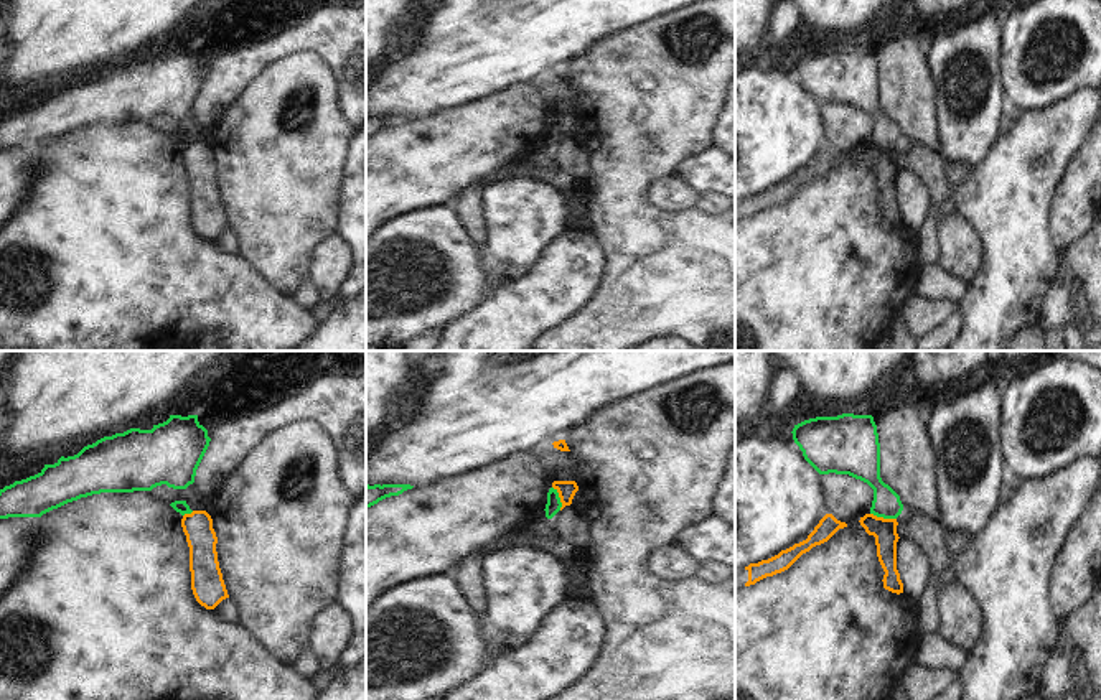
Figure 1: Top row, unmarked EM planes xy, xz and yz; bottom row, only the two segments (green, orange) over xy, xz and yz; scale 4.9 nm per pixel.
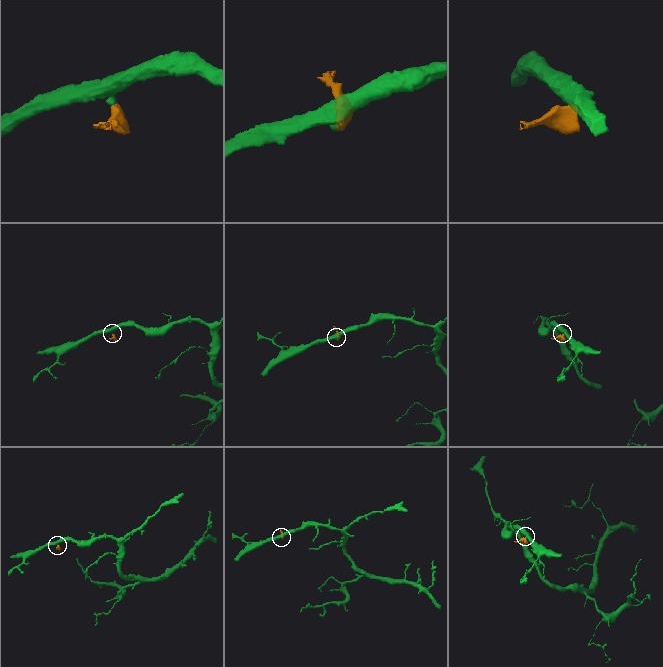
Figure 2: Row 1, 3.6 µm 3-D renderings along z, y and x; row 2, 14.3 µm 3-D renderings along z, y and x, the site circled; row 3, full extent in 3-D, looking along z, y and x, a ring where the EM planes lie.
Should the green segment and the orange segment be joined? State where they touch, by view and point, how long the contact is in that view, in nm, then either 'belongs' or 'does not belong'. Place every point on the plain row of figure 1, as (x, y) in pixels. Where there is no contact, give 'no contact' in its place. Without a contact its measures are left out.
meets green in yz at (884, 149); contact 130 nm long; does not belong

